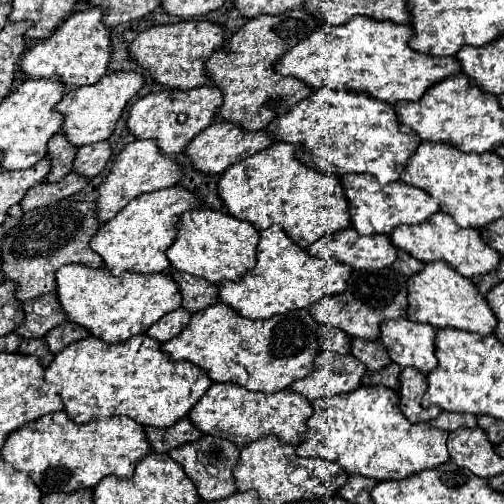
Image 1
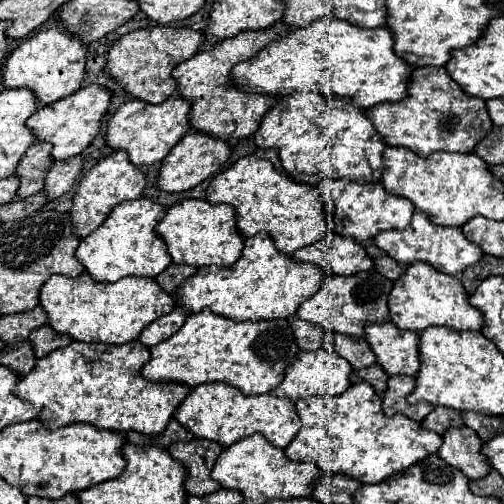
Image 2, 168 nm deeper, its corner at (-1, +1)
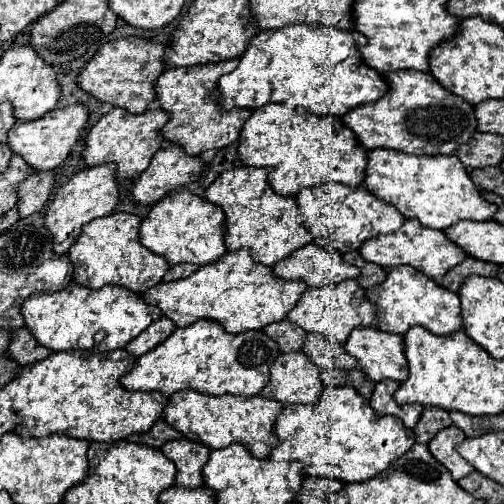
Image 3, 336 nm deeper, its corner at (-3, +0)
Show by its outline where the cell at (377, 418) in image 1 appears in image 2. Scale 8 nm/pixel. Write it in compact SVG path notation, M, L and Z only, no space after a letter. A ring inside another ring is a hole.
M368 382L352 384L340 396L302 398L296 402L302 428L290 446L284 450L294 462L312 462L324 472L338 472L364 482L380 482L388 476L418 464L436 454L442 446L442 436L426 430L420 422L406 416L386 418L382 412L382 398Z

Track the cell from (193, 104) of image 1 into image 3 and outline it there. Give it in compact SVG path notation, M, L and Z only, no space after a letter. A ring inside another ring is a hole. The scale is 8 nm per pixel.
M114 107L110 113L102 115L100 121L94 127L90 127L88 135L84 137L82 159L86 167L114 163L118 181L124 181L126 177L128 179L138 177L148 167L152 155L162 147L164 139L160 135L160 129L166 121L168 121L168 113L164 113L162 109L146 111L142 115L132 115L120 107Z

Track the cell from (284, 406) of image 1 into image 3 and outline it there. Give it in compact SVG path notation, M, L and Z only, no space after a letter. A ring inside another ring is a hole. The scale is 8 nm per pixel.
M178 391L168 399L164 407L164 421L178 429L190 441L208 445L210 449L222 449L230 443L244 445L254 457L266 459L270 445L274 445L274 417L282 411L282 405L274 399L260 395L236 397L236 395L202 395L198 391Z

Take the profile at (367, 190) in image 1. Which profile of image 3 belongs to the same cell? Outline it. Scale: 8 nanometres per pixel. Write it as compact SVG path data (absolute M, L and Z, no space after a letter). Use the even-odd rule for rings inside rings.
M324 183L300 189L294 199L298 203L298 209L302 211L302 223L314 237L314 245L326 251L336 251L340 255L360 249L364 241L376 235L394 233L404 223L404 217L398 211L394 211L392 205L378 201L378 197L374 197L364 187L352 189L338 183Z

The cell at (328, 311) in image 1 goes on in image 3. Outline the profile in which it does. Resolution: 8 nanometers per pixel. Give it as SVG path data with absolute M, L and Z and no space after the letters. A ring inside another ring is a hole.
M342 281L322 289L306 289L296 307L286 315L288 321L296 323L308 333L322 333L330 341L344 343L352 329L370 327L374 323L374 305L366 301L366 289L358 289L356 281Z

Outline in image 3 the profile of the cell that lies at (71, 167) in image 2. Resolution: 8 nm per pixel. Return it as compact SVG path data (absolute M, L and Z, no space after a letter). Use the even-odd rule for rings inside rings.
M54 171L34 173L26 177L26 181L22 181L22 185L18 187L18 205L16 205L18 215L28 217L40 211L48 201L48 193L52 185L54 185Z

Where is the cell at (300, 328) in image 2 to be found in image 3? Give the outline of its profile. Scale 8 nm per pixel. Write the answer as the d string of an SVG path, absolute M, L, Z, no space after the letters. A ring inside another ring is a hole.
M282 319L282 321L276 321L276 323L270 323L262 329L270 339L274 339L278 343L278 349L282 353L290 353L290 351L300 351L302 343L304 343L304 337L306 337L306 331L304 329L298 329L298 325Z

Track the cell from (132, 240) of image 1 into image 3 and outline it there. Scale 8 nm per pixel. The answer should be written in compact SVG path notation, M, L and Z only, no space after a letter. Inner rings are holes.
M112 213L108 217L94 219L82 227L80 237L68 249L68 259L74 265L72 279L78 285L90 289L102 289L108 283L126 287L134 293L144 293L146 289L158 285L168 271L164 257L158 257L140 245L138 229L142 219L130 213Z

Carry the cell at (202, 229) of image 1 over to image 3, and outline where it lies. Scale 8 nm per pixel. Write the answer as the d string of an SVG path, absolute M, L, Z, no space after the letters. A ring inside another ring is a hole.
M172 191L164 195L158 203L152 205L148 217L140 225L140 243L156 253L166 257L170 265L174 263L194 263L206 265L220 259L224 249L224 213L218 205L188 193L188 191Z

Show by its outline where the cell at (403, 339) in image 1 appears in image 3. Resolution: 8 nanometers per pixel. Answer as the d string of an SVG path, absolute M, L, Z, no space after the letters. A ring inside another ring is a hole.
M358 327L344 343L346 353L358 359L358 367L368 381L406 379L406 355L402 353L402 337L382 333L374 327Z

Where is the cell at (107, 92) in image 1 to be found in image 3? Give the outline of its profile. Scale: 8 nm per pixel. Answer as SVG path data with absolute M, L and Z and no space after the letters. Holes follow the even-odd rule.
M84 105L54 109L36 121L16 123L14 129L8 131L8 147L12 149L14 155L20 155L34 173L50 171L50 169L56 169L74 149L86 121L88 121L88 109Z

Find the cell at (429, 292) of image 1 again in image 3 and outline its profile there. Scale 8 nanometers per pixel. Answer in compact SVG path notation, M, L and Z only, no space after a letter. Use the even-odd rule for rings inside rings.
M402 265L386 273L386 279L380 285L366 289L366 299L376 305L374 327L386 333L406 333L406 329L420 325L436 335L448 335L462 327L460 321L460 299L458 295L438 287L430 277L418 273L414 267Z

